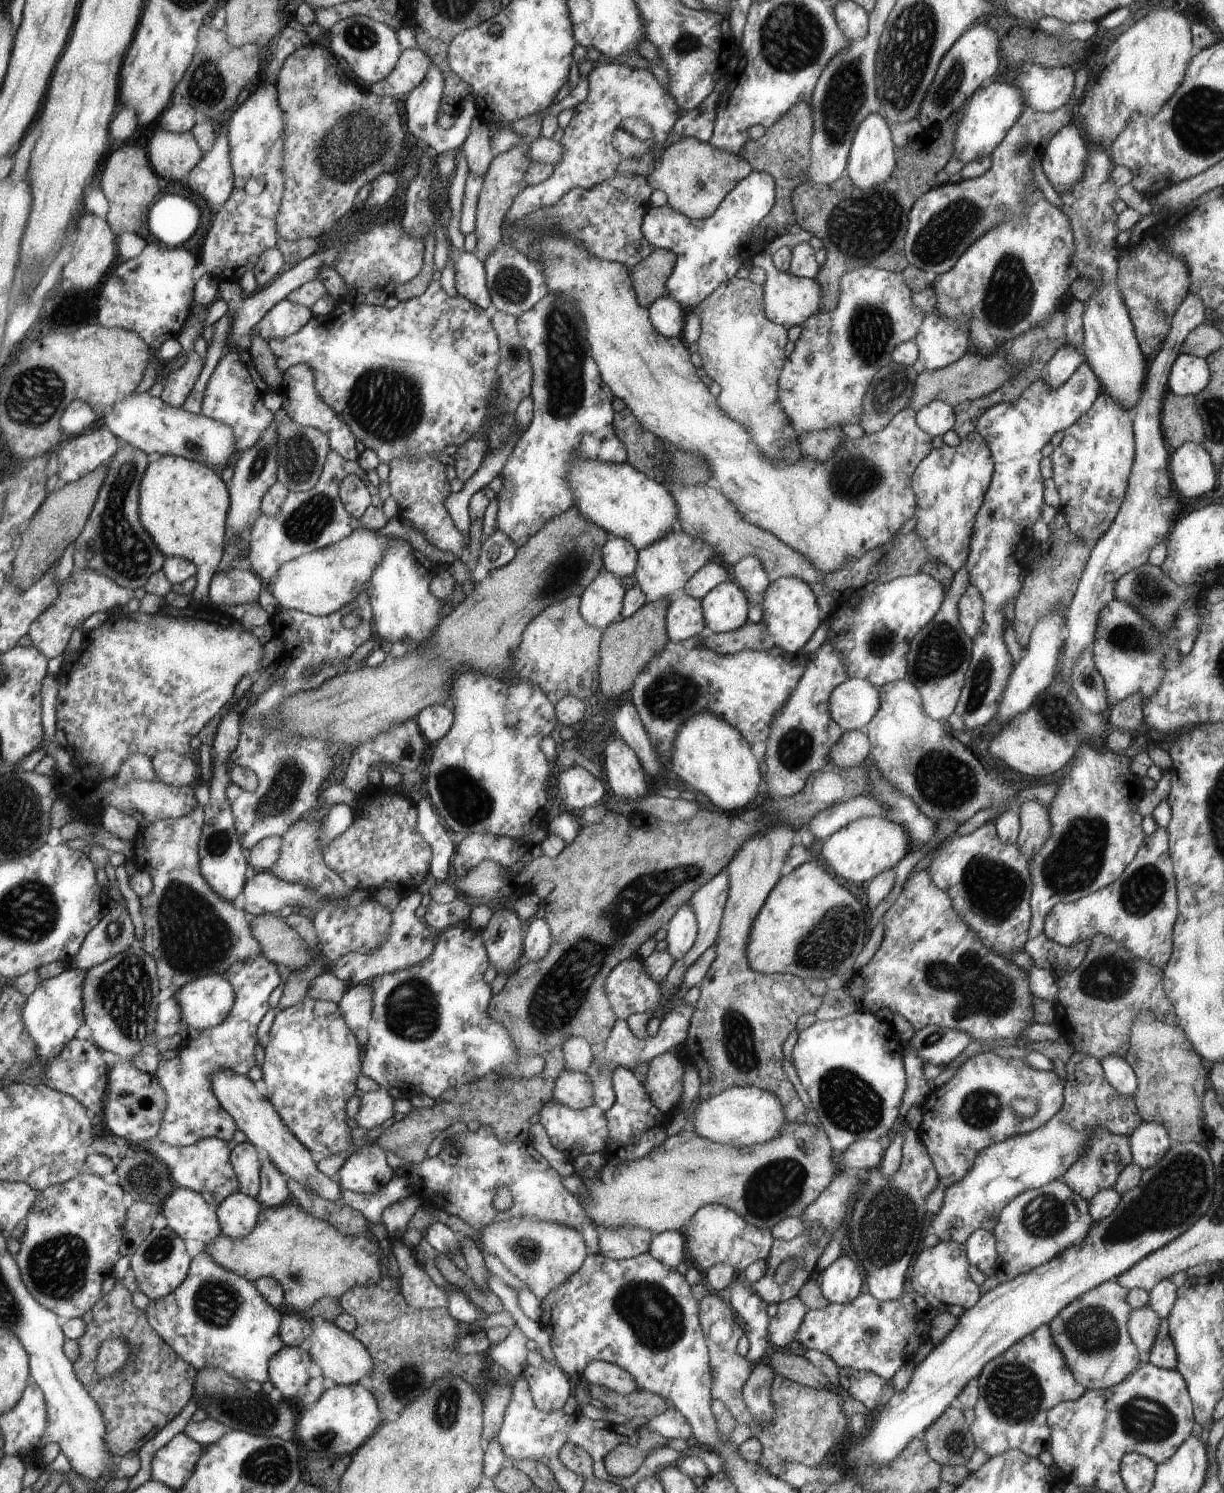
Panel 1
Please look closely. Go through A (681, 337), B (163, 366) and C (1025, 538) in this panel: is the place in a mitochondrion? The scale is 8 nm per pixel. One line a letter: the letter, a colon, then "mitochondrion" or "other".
A: other
B: other
C: other

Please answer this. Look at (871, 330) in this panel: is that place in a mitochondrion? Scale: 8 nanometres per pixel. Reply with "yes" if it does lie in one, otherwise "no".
yes

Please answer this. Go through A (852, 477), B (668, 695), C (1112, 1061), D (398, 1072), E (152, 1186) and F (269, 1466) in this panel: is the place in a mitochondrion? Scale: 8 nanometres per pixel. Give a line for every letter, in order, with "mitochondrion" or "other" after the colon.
A: mitochondrion
B: mitochondrion
C: other
D: other
E: mitochondrion
F: mitochondrion

